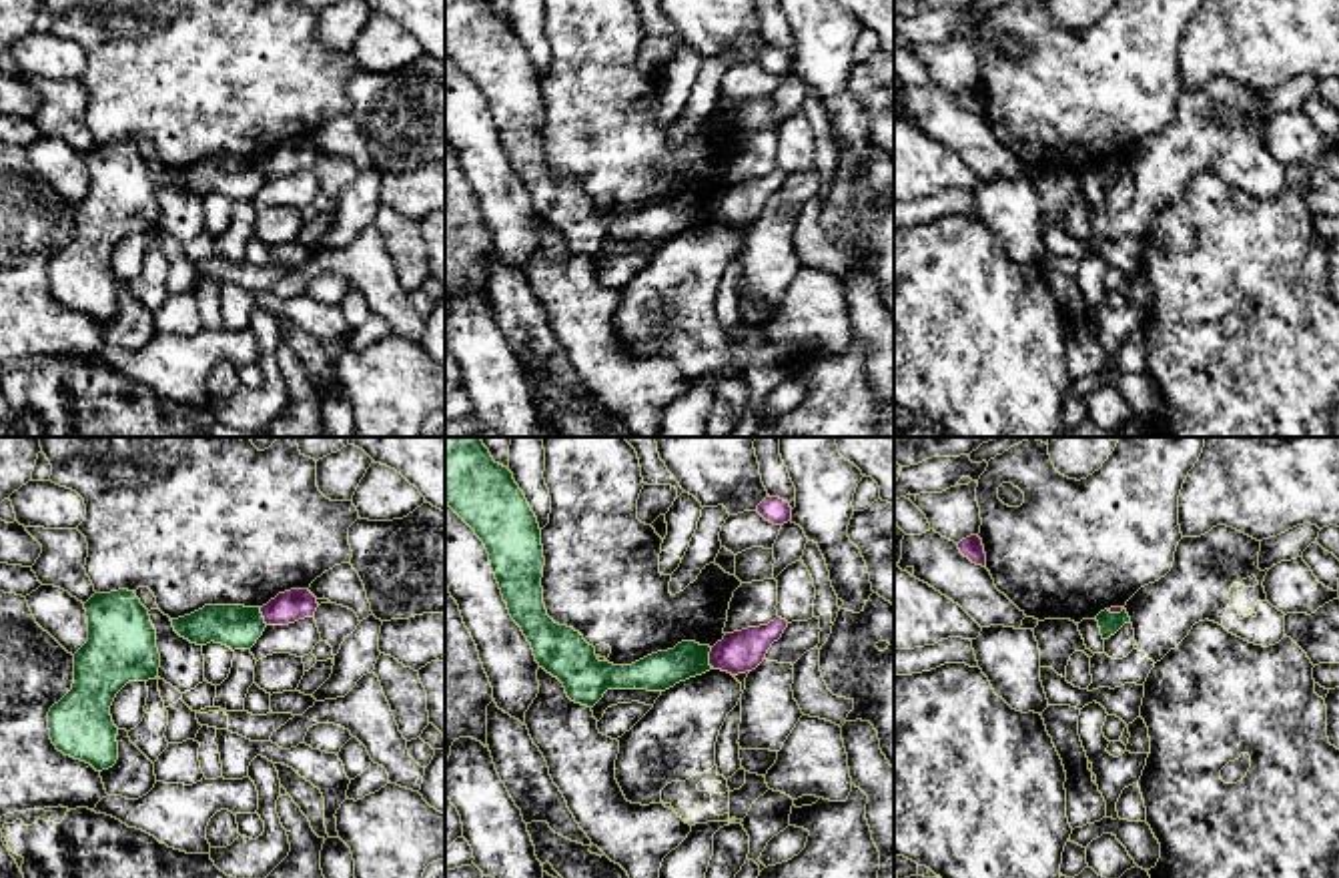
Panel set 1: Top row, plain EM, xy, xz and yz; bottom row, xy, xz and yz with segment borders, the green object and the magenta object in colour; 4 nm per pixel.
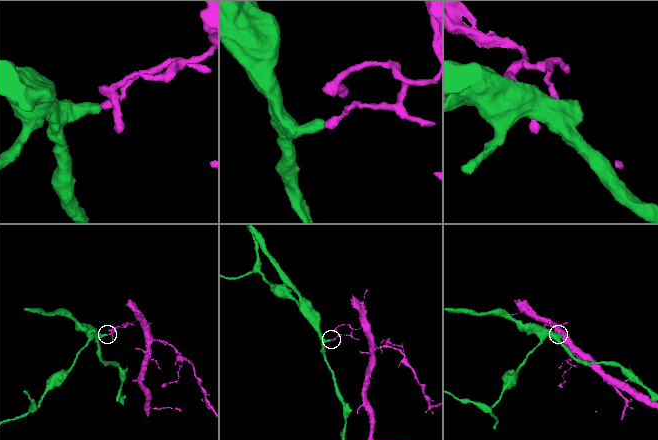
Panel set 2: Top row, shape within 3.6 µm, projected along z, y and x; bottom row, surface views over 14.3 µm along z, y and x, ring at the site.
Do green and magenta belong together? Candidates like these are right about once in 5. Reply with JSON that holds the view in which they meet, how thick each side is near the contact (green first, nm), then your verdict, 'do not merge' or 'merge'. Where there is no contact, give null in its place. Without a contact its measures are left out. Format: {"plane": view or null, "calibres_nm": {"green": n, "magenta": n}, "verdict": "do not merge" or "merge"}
{"plane": "xz", "calibres_nm": {"green": 160, "magenta": 170}, "verdict": "do not merge"}

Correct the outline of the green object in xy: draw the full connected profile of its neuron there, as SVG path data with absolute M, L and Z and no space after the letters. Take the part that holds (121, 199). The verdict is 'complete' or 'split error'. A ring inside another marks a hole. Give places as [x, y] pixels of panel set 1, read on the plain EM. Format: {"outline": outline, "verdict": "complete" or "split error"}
{"outline": "M134 142L94 144L84 160L88 192L74 204L72 241L50 259L48 281L58 303L102 323L118 311L110 257L128 233L158 229L160 204Z", "verdict": "complete"}

